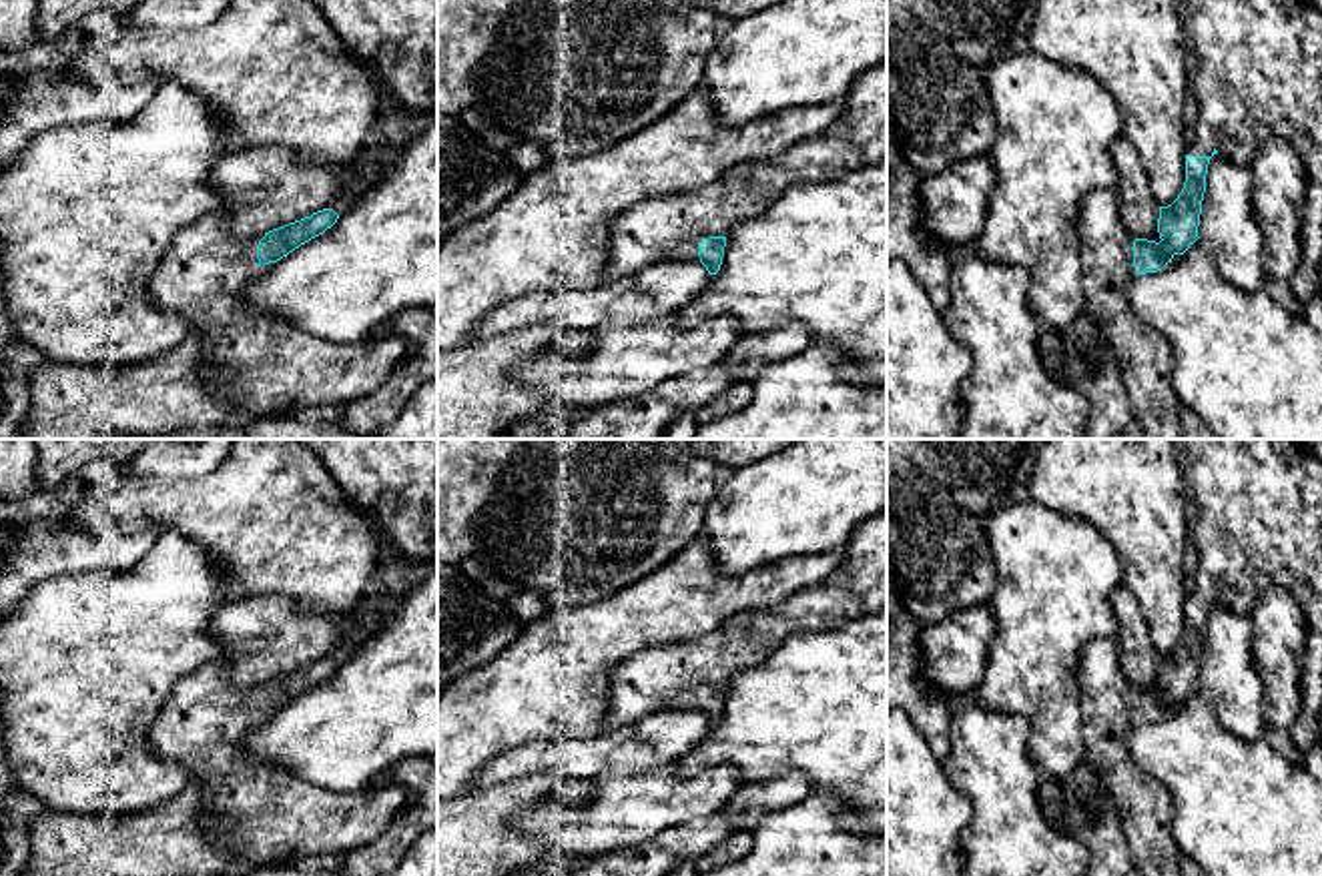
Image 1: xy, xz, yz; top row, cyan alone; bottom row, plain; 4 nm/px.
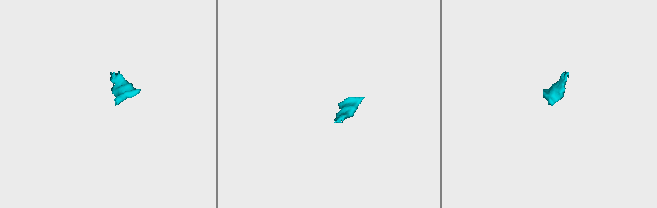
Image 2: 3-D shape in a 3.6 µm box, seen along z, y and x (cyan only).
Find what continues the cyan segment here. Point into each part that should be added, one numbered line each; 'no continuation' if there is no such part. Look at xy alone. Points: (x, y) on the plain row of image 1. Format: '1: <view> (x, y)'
1: xy (267, 814)

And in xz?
1: xz (658, 678)

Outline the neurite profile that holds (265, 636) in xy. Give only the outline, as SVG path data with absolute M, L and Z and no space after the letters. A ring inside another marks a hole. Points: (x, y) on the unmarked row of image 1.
M255 595L227 601L211 615L207 635L221 645L223 655L219 662L227 666L229 682L235 688L255 688L311 666L317 660L331 658L347 643L349 633L359 625L363 613L363 605L343 613L319 613L287 595Z

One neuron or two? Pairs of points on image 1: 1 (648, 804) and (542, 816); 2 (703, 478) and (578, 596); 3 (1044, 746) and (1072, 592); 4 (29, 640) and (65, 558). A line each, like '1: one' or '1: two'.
1: one
2: one
3: one
4: two

